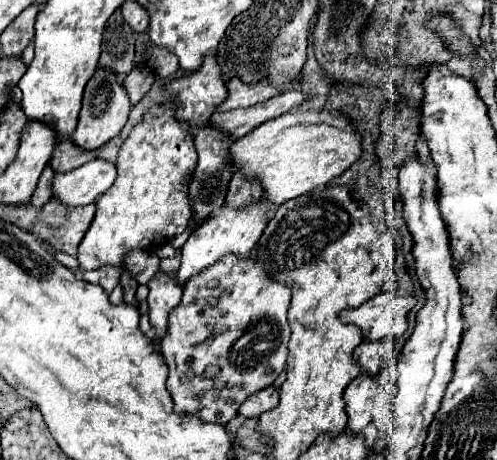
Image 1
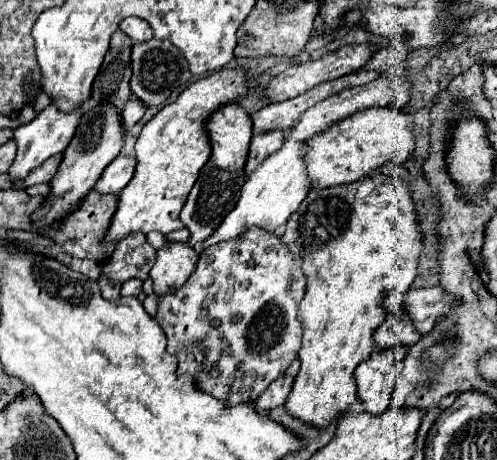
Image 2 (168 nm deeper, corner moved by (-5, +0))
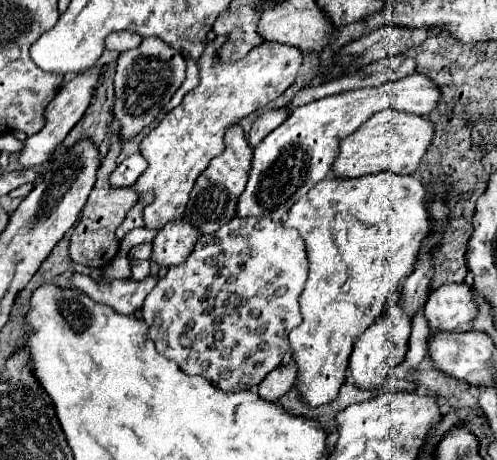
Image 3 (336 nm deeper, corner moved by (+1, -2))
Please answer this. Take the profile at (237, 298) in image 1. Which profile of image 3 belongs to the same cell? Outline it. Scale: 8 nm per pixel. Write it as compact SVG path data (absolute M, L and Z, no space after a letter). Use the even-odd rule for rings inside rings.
M236 216L216 232L200 236L186 262L168 268L146 296L142 318L148 324L156 350L174 360L180 370L208 378L220 390L244 390L250 388L250 382L258 386L268 372L282 364L282 356L290 348L288 334L302 322L298 296L304 290L306 278L308 260L298 230L270 218Z

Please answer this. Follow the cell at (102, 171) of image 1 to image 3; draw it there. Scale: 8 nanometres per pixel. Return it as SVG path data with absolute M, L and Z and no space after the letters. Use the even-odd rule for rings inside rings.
M132 154L130 158L126 158L110 176L110 184L116 188L124 188L124 186L132 186L142 172L148 168L148 162L142 154Z

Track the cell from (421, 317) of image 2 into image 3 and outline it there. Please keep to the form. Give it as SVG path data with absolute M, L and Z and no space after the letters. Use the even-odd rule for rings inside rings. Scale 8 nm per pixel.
M446 284L434 290L426 302L430 330L456 330L468 326L478 314L472 288L468 284Z

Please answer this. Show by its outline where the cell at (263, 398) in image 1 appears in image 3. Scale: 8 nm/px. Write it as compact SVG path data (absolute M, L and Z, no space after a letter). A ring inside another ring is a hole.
M280 364L276 370L272 370L260 384L258 384L258 394L270 402L276 402L280 396L284 396L296 380L296 364Z

